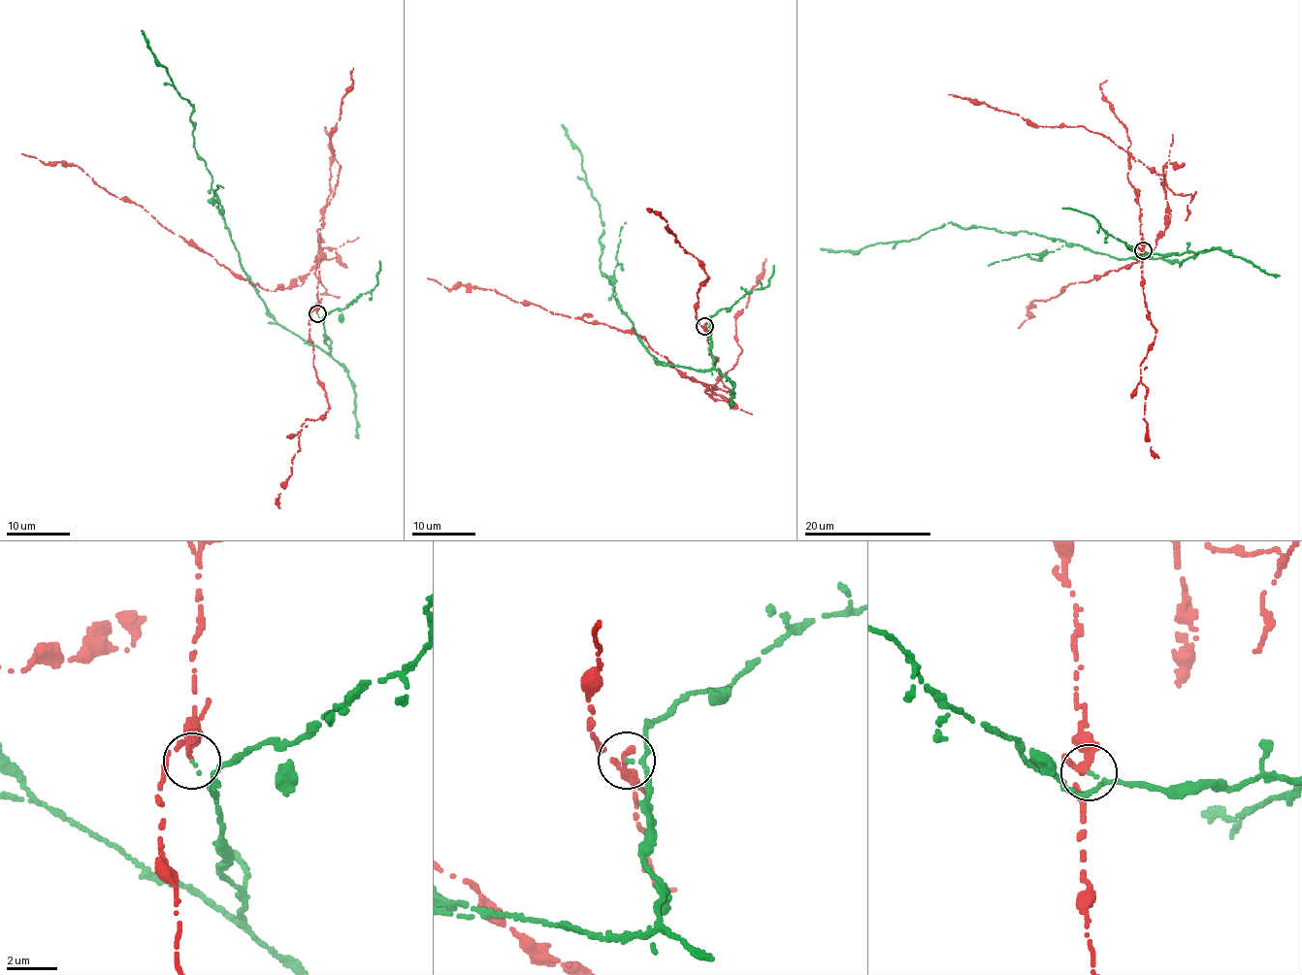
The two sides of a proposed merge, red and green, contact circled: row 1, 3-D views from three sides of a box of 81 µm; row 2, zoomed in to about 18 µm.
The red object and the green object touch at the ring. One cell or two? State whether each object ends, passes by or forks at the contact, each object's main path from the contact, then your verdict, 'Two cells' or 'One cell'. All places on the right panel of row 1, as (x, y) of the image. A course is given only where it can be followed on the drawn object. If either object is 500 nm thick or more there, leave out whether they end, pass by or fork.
At the ring red forks. At the ring green ends. Course of red: (1144, 249), (1132, 157), (1164, 181), (1166, 227), (1152, 251), (1128, 269), (1032, 301), (1032, 317), (1018, 328). Course of green: (1144, 251), (1200, 252), (1183, 262), (1114, 258), (1034, 233), (950, 222), (916, 240), (821, 249). Two cells

